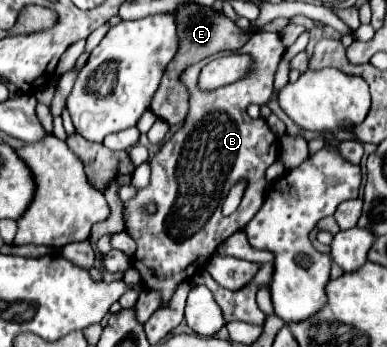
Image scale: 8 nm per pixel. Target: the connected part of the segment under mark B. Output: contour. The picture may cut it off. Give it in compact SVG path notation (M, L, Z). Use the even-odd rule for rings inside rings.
M257 32L239 50L239 54L247 54L253 60L251 72L243 80L217 90L201 90L197 86L199 72L207 62L211 62L211 58L189 66L181 76L191 92L189 114L171 140L165 140L161 150L149 160L149 186L139 188L137 194L125 202L125 232L137 244L133 268L139 270L145 288L161 294L161 306L167 306L173 290L197 272L197 262L199 270L205 270L219 244L231 234L243 230L265 200L269 188L265 170L277 160L279 140L265 120L249 118L247 106L265 104L269 100L273 92L273 74L283 52L285 44L277 32ZM241 178L249 180L243 200L231 216L223 216L221 204L231 186ZM147 202L159 206L157 214L145 214Z

